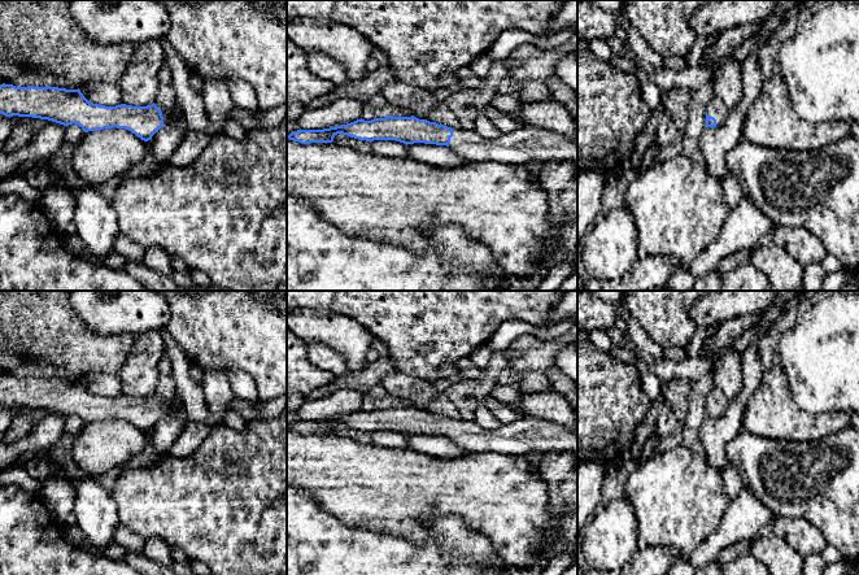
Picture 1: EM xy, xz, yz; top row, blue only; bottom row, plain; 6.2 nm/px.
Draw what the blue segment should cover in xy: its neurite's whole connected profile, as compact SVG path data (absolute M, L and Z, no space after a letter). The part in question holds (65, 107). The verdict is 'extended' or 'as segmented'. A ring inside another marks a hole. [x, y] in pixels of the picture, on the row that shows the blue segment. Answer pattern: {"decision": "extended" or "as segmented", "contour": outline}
{"decision": "extended", "contour": "M0 84L0 114L6 117L32 117L64 126L78 125L84 132L104 128L125 128L144 141L163 127L163 119L183 118L174 105L158 109L153 103L147 106L105 106L90 103L80 90L58 87L16 87Z"}

